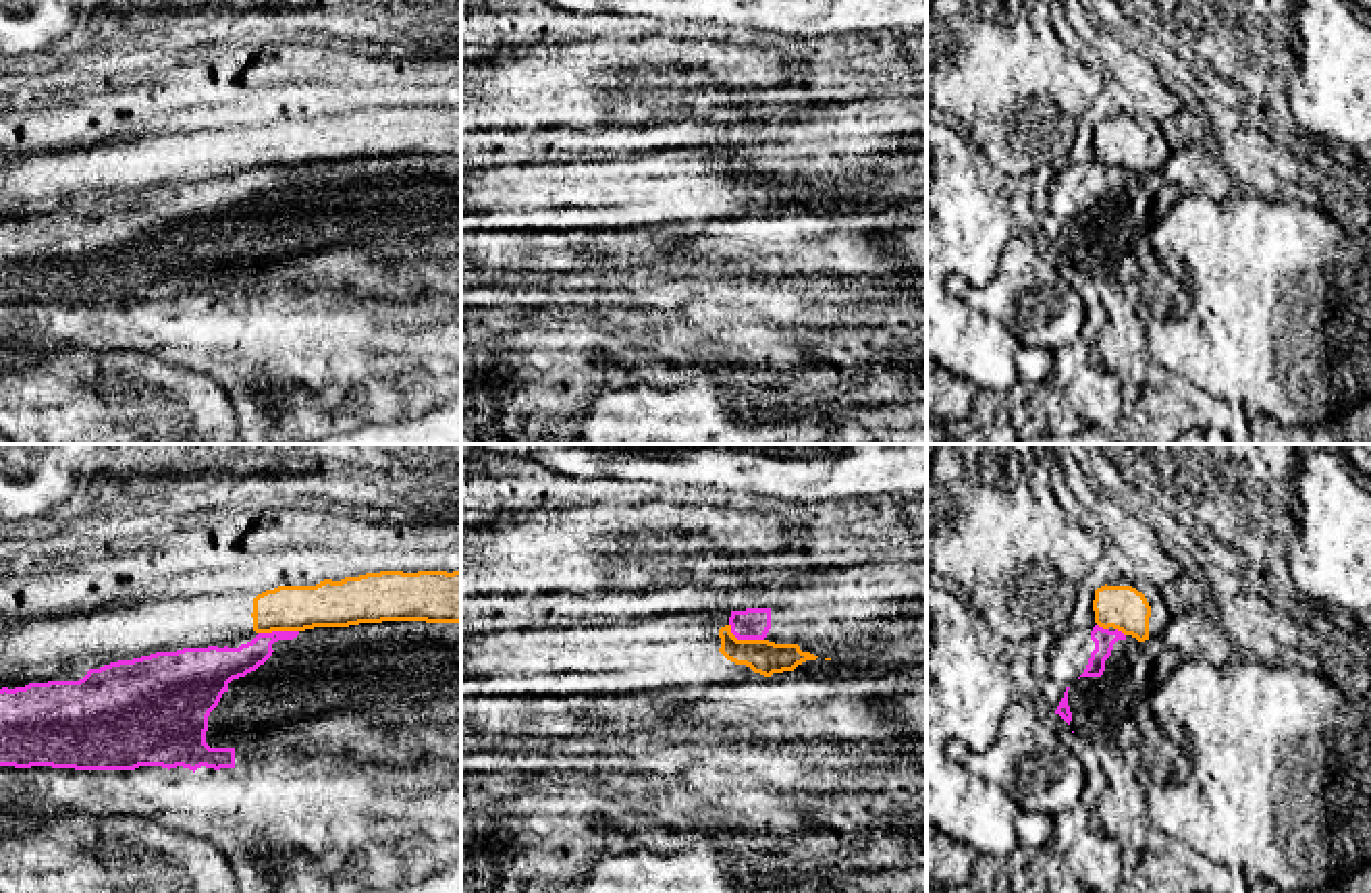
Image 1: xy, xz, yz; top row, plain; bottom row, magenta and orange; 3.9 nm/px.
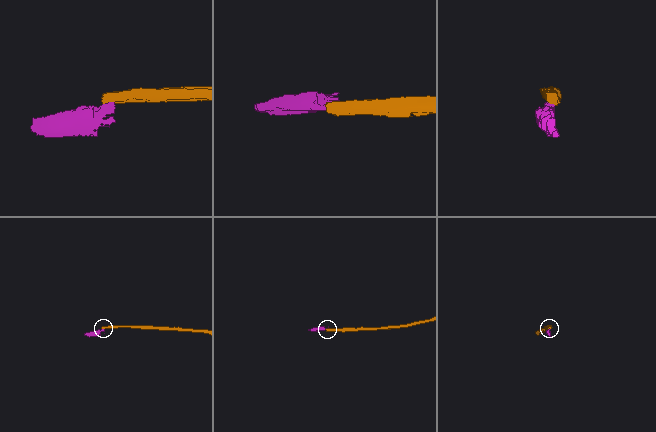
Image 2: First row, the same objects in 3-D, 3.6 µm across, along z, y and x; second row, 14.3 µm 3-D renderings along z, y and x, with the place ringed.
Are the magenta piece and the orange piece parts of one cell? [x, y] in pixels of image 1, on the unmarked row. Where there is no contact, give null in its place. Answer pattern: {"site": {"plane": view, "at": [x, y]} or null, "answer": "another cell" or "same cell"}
{"site": {"plane": "xy", "at": [277, 167]}, "answer": "another cell"}

